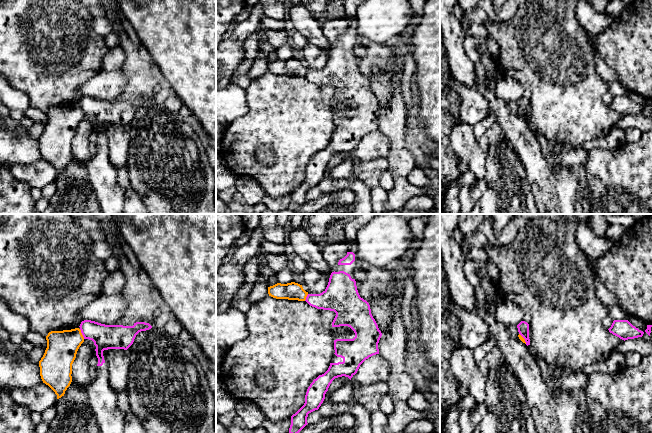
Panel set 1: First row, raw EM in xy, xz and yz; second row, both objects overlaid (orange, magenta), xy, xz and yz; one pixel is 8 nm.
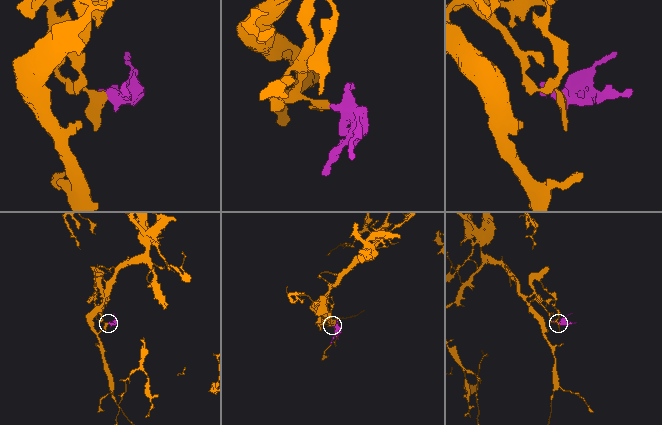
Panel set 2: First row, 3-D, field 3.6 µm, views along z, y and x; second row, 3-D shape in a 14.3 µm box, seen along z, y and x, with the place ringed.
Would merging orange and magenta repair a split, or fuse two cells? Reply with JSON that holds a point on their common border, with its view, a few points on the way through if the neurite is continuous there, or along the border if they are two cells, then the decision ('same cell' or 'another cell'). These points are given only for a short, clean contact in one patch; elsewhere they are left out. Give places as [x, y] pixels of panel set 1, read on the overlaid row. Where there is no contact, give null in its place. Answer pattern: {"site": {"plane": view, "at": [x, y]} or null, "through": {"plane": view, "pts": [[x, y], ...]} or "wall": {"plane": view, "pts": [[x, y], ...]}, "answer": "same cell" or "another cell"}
{"site": {"plane": "xy", "at": [81, 334]}, "wall": {"plane": "xy", "pts": [[79, 329], [84, 338]]}, "answer": "another cell"}

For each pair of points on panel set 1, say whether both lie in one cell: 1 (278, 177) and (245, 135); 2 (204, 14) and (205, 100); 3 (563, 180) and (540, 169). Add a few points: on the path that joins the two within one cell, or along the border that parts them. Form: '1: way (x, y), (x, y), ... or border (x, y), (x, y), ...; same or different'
1: way (265, 174), (247, 158), (245, 148); same
2: way (205, 35), (205, 79); same
3: border (550, 167), (558, 199); different

